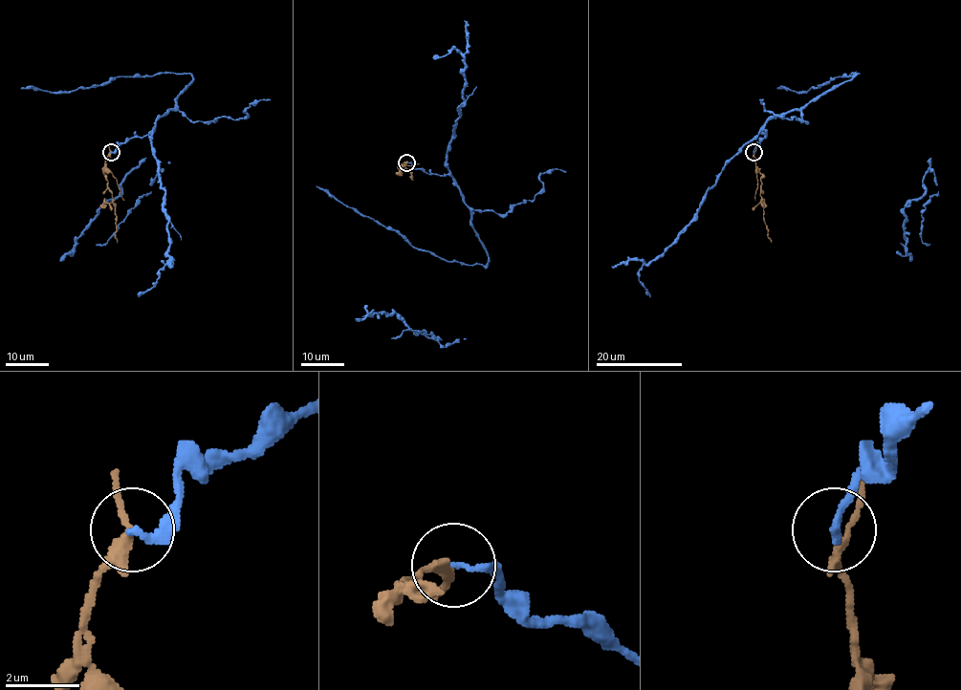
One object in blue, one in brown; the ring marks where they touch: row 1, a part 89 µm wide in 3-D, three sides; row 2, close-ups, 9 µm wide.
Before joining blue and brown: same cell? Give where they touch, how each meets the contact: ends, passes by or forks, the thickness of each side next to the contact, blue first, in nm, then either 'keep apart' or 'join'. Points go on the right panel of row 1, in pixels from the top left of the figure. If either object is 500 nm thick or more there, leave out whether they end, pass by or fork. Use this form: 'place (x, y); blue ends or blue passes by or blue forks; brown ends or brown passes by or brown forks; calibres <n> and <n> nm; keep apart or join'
place (753, 152); blue ends; brown passes by; calibres 190 and 220 nm; keep apart

